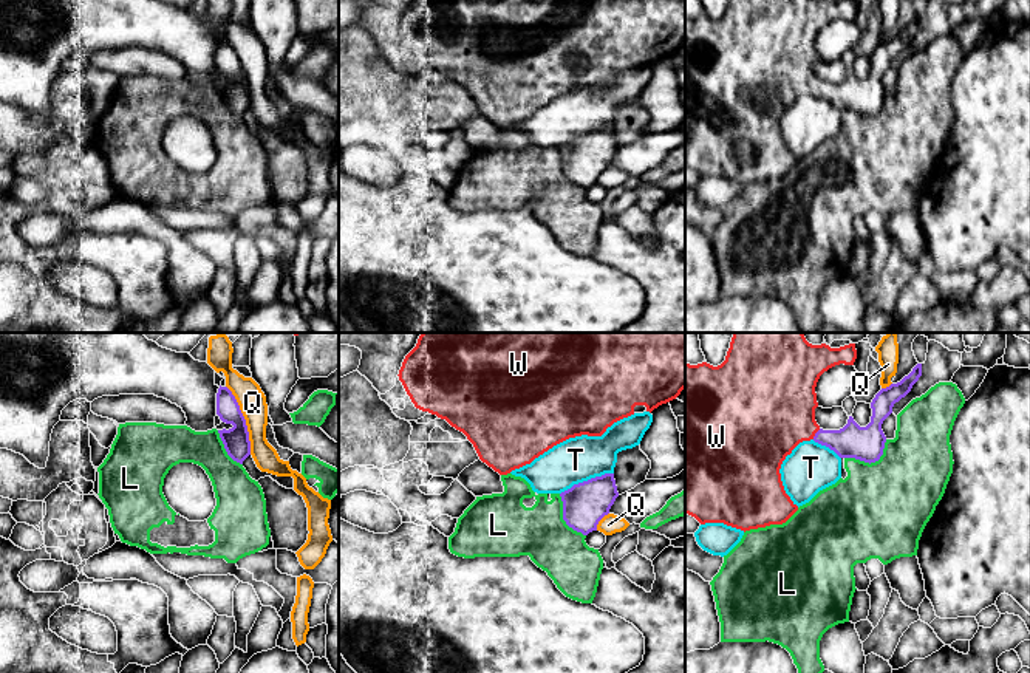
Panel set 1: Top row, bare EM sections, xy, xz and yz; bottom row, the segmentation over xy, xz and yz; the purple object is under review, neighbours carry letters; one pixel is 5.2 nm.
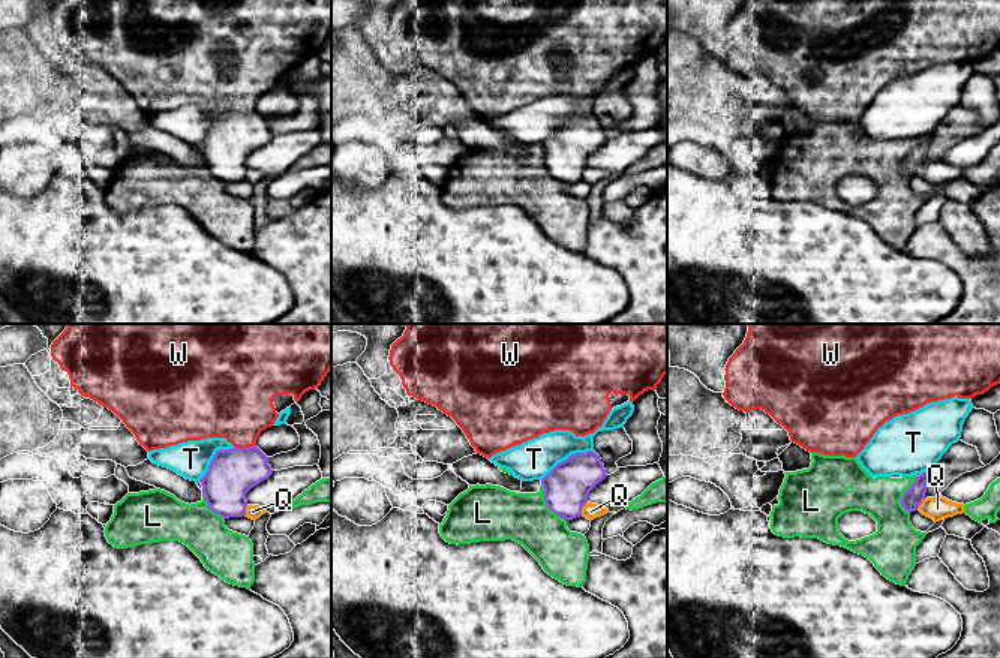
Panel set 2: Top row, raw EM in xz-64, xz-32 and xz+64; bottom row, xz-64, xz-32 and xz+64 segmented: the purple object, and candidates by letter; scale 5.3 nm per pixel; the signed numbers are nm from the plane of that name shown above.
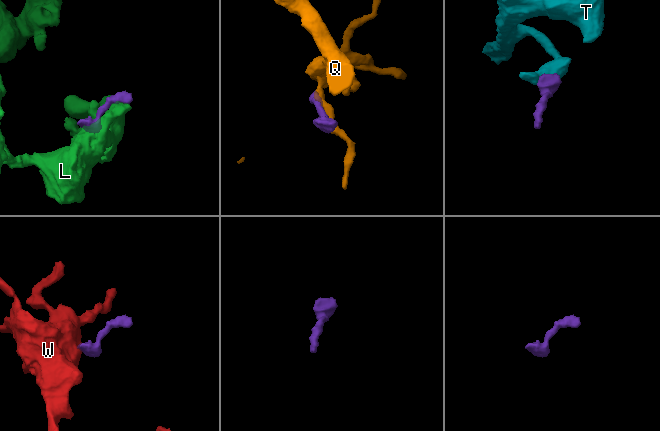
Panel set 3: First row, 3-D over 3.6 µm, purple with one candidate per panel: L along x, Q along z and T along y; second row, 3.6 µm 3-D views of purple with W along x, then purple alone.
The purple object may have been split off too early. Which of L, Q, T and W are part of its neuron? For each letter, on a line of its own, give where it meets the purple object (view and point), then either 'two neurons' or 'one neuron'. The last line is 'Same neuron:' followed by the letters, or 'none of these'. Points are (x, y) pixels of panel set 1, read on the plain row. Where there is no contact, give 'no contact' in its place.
L: contact yz (871, 115); two neurons
Q: contact xy (245, 73); two neurons
T: contact xz (588, 133); two neurons
W: contact yz (815, 87); one neuron
Same neuron: W

